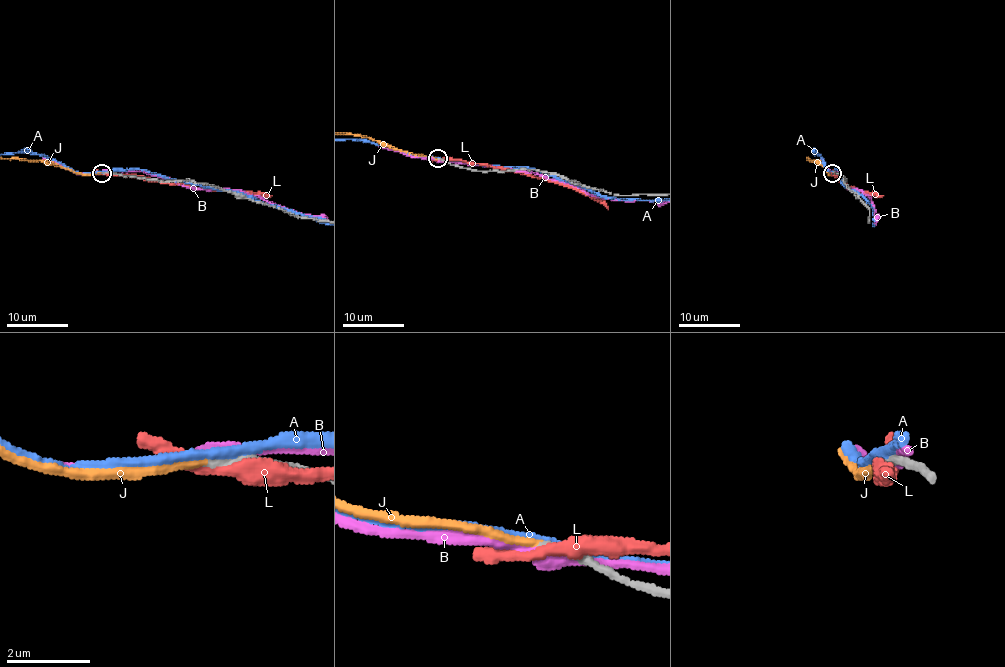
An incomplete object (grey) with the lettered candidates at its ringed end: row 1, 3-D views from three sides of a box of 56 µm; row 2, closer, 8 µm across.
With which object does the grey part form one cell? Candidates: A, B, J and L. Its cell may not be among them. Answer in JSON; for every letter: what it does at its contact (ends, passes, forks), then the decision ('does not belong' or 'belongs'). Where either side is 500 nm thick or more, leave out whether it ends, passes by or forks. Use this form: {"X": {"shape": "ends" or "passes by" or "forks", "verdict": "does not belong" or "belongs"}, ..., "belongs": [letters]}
{"A": {"shape": "passes by", "verdict": "does not belong"}, "B": {"shape": "passes by", "verdict": "does not belong"}, "J": {"shape": "ends", "verdict": "belongs"}, "L": {"shape": "passes by", "verdict": "does not belong"}, "belongs": ["J"]}

